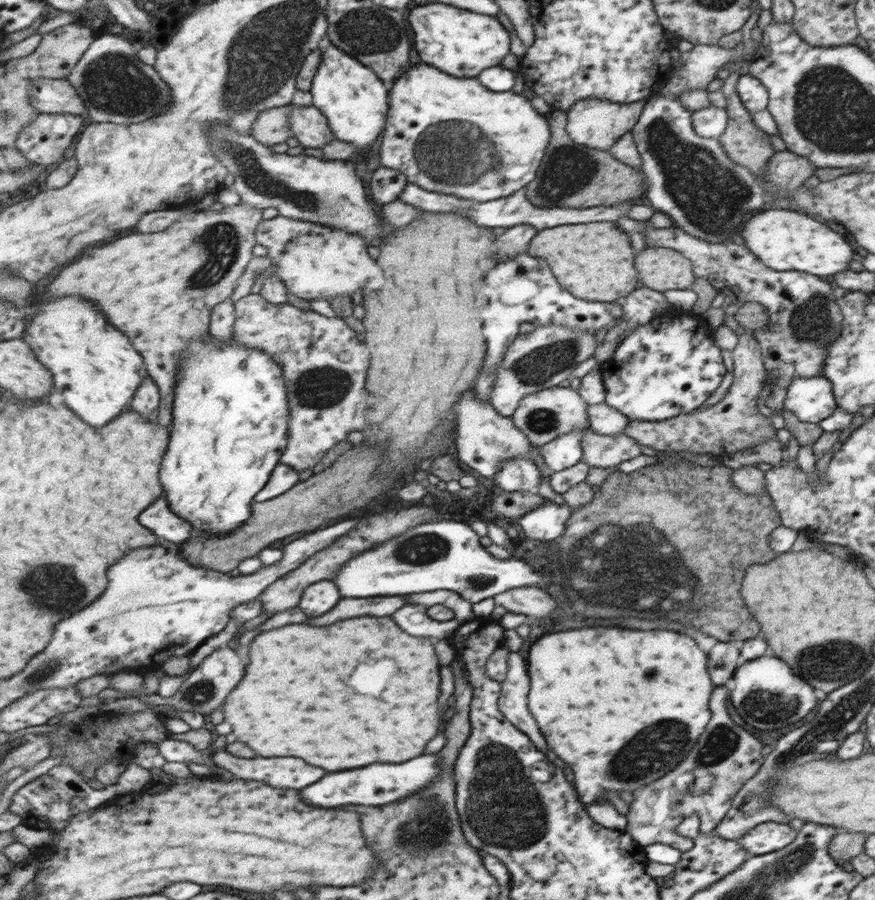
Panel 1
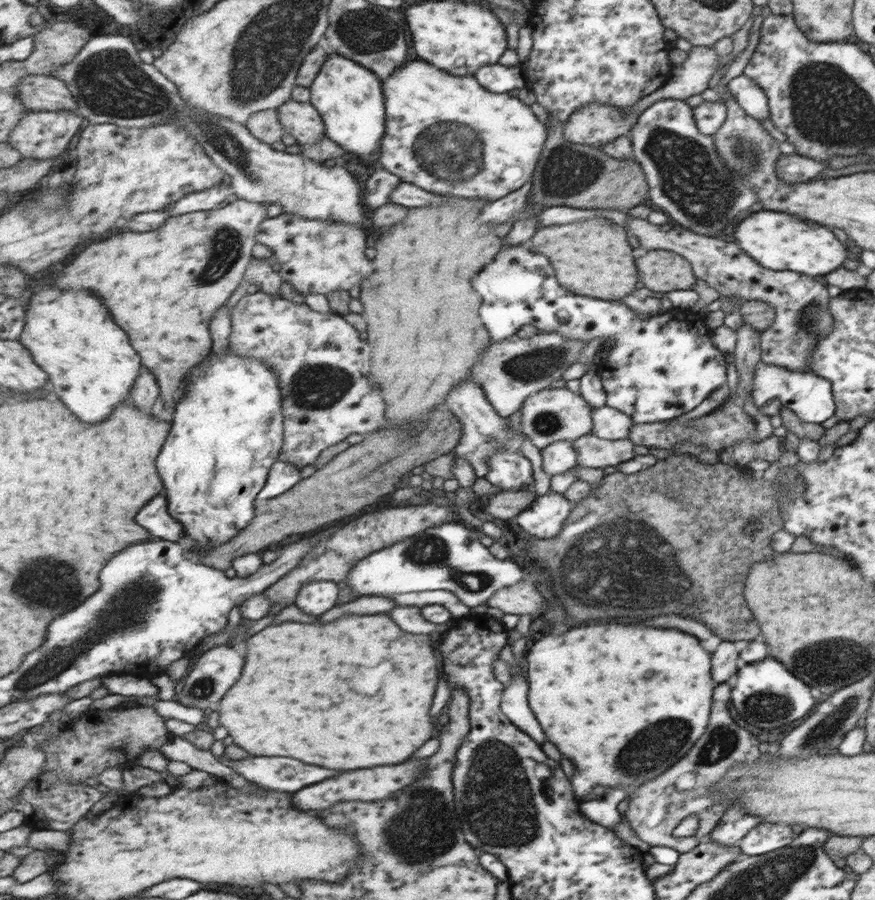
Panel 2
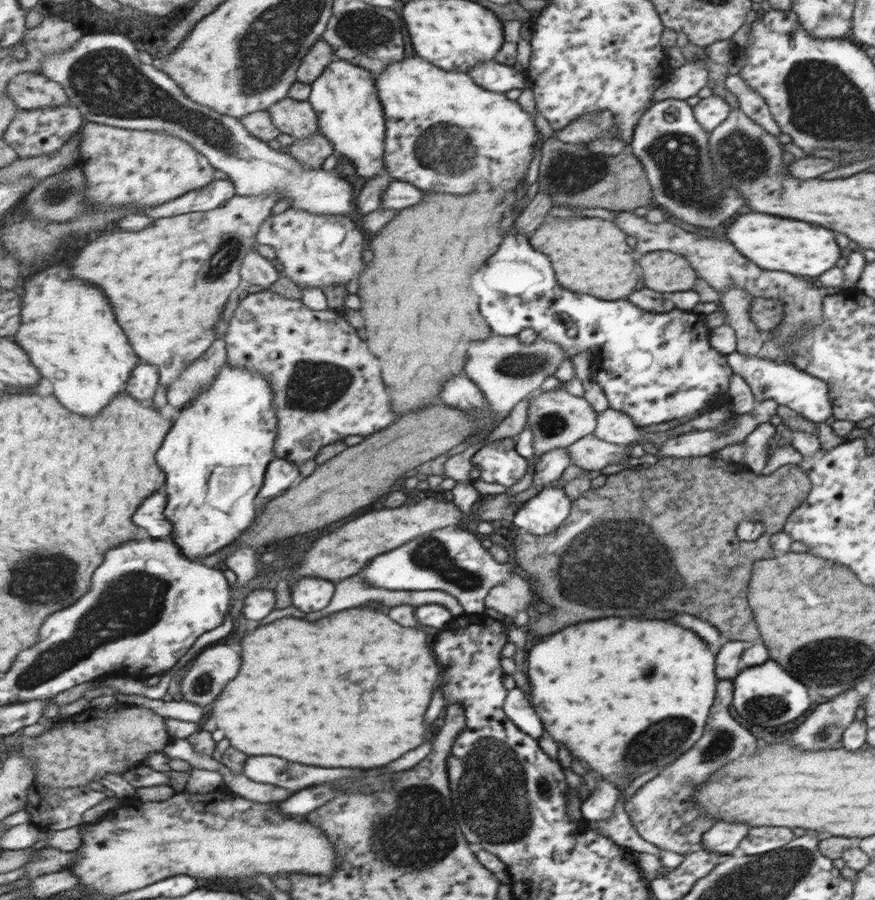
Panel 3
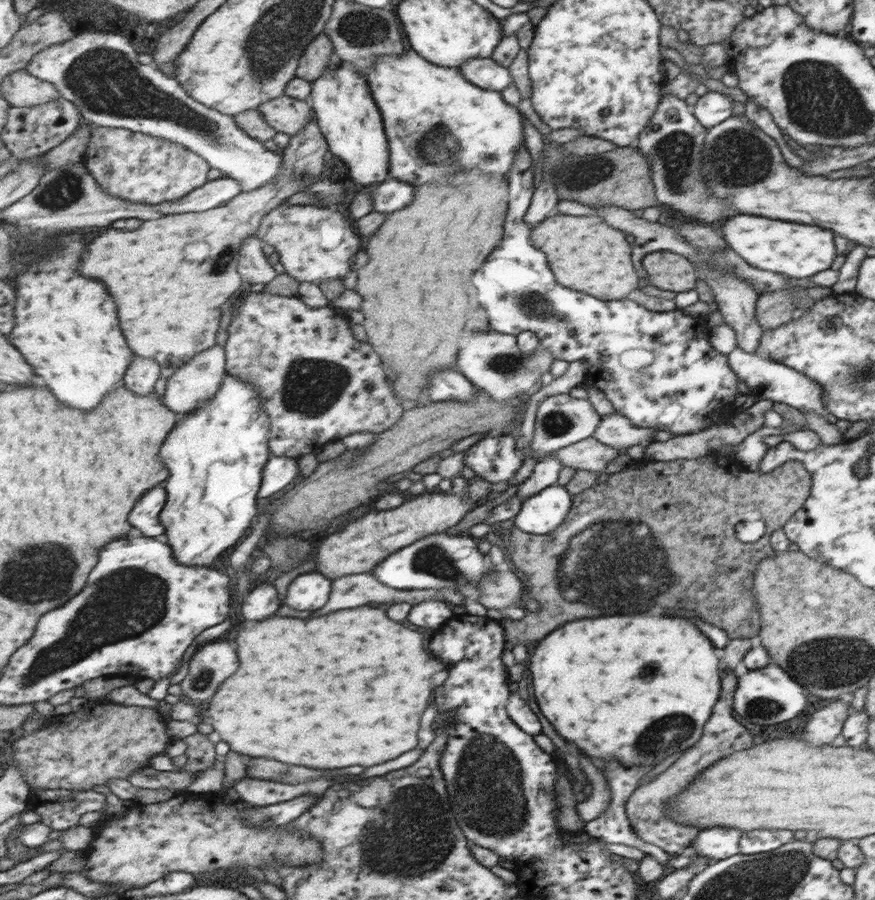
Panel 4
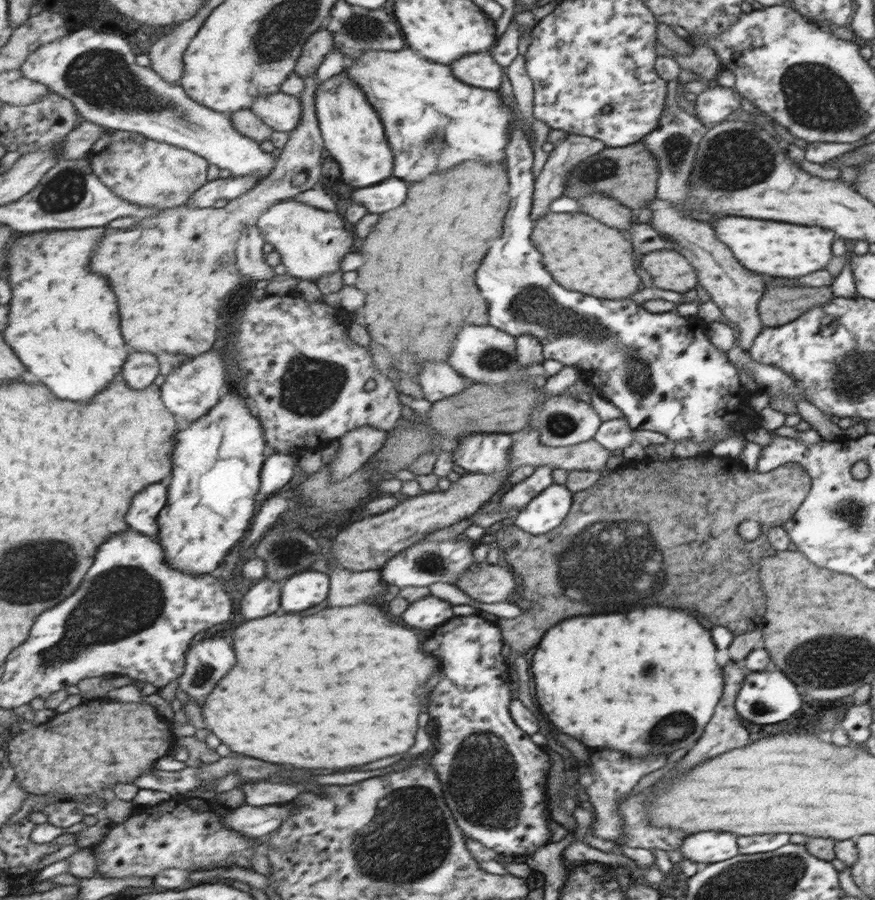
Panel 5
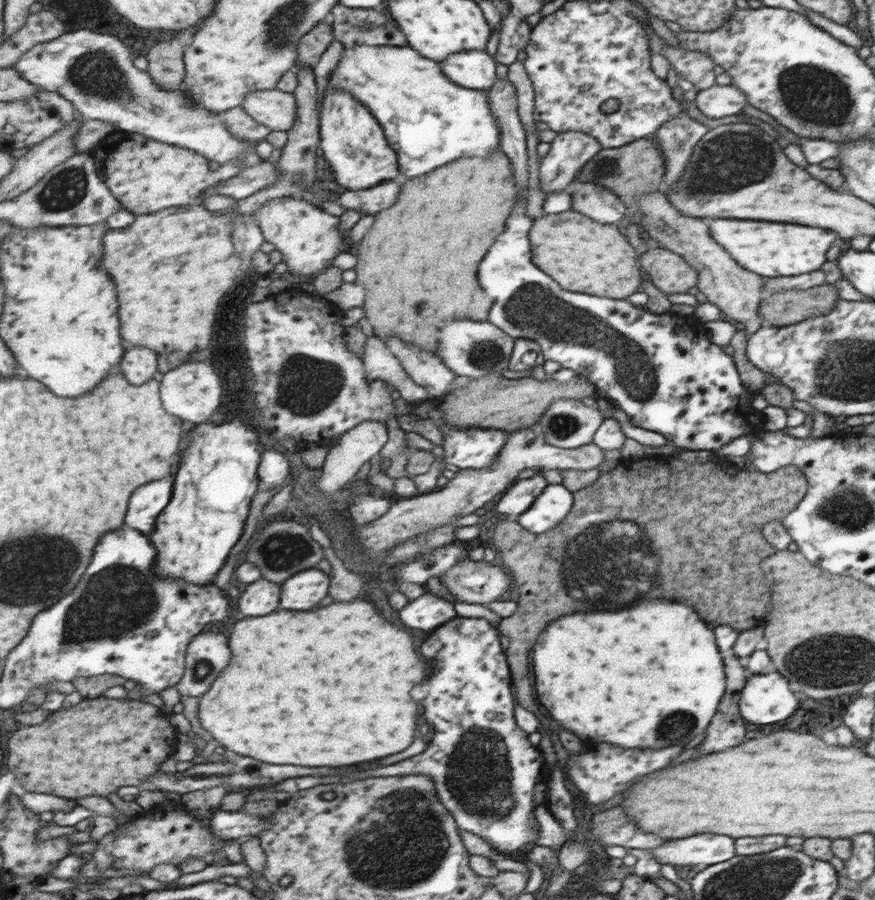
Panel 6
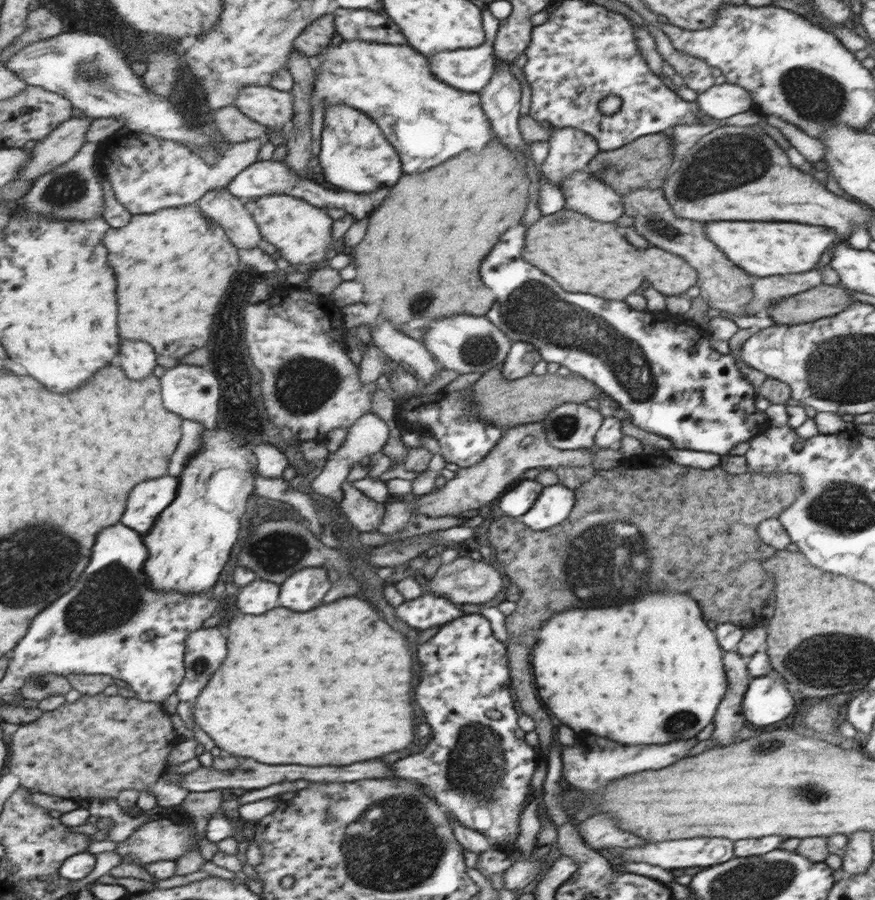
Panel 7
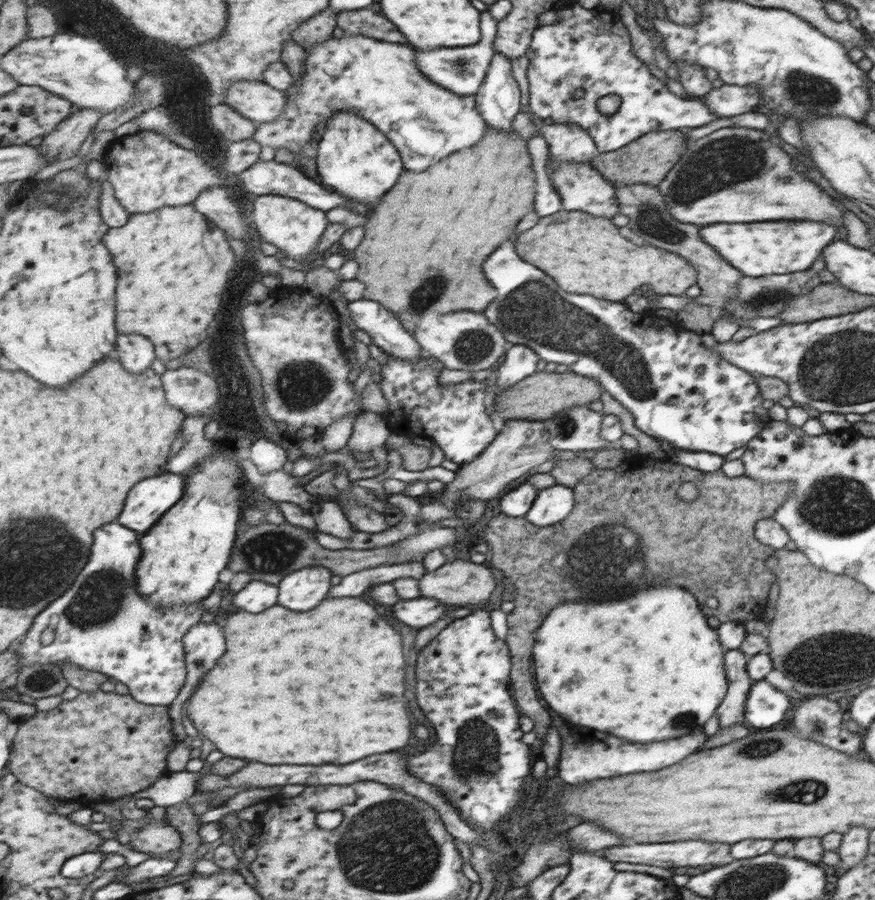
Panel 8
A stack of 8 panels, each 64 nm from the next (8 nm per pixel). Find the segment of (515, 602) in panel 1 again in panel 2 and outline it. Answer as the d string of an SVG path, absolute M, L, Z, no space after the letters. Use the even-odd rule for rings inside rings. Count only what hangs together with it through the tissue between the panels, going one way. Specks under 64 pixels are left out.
M524 581L509 588L502 588L487 600L488 606L499 608L504 613L541 616L548 602L538 592L533 582Z

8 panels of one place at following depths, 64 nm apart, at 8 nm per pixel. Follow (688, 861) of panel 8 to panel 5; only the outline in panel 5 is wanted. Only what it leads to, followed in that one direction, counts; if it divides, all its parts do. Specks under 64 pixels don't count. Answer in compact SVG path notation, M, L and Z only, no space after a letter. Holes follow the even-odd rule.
M700 832L684 839L678 850L684 859L701 867L708 863L734 859L739 854L739 847L736 845L738 837L732 832Z

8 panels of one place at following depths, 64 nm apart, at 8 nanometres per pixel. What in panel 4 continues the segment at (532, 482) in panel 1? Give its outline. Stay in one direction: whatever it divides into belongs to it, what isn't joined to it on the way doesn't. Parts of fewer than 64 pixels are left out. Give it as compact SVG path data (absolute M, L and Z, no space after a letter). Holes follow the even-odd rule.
M512 434L486 435L467 451L465 465L485 482L496 484L514 478L523 465Z

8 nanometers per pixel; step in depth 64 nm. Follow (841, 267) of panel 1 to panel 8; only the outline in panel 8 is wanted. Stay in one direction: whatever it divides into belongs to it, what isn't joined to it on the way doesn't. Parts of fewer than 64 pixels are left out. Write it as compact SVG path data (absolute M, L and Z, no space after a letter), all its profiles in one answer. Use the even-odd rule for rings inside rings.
M808 220L752 222L752 224L712 224L702 230L702 237L712 244L730 264L736 264L744 276L760 277L808 270L826 246L836 238L836 226Z

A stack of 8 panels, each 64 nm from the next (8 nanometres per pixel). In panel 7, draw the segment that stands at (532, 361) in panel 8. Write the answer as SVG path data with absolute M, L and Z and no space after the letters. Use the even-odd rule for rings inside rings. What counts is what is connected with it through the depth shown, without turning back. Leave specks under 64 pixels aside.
M514 341L504 365L497 371L504 379L516 380L531 374L537 362L542 360L539 348L524 341Z

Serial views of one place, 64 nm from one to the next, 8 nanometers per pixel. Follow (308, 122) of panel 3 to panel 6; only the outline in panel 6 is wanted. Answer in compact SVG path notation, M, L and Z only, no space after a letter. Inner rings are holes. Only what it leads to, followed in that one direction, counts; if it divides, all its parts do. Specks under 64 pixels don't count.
M280 88L252 92L243 107L272 130L292 130L299 118L297 96Z

